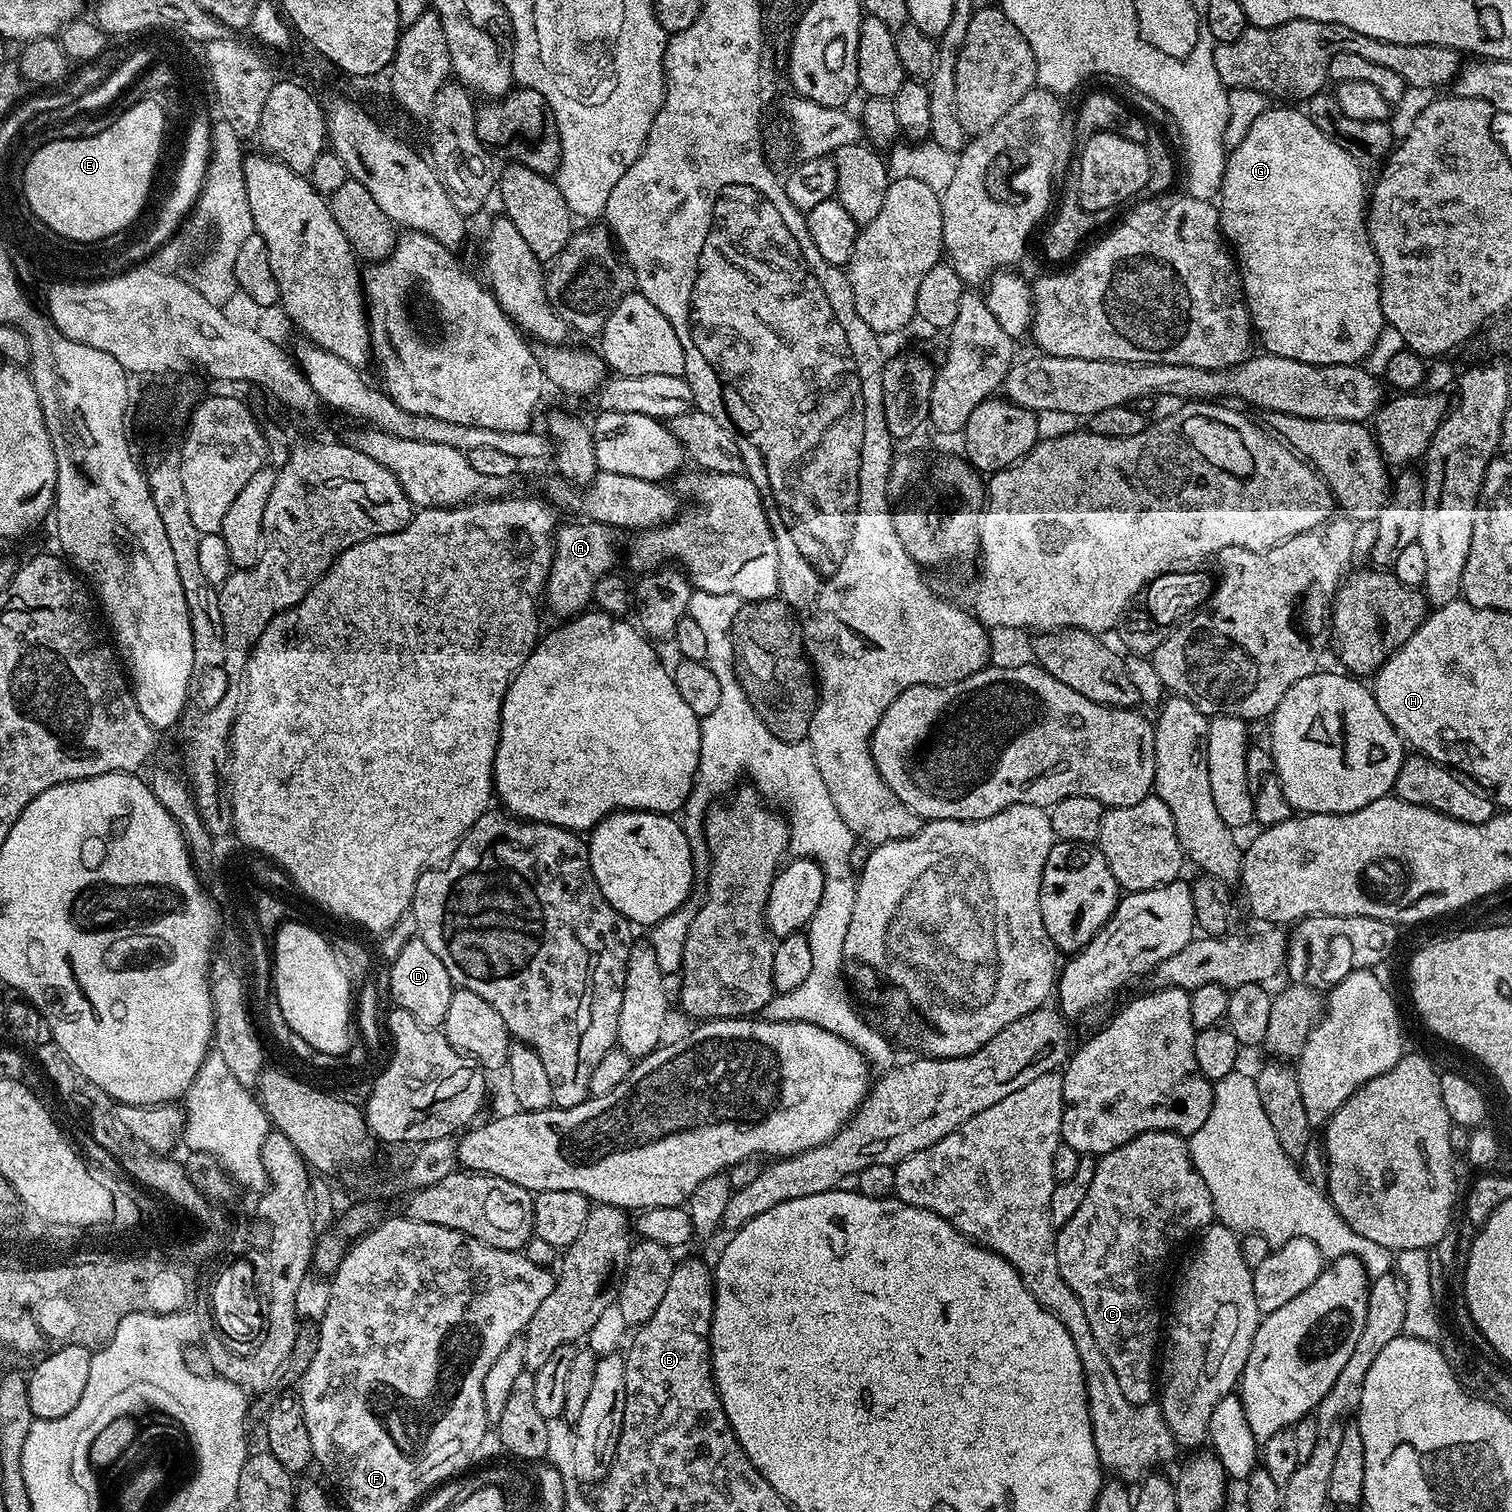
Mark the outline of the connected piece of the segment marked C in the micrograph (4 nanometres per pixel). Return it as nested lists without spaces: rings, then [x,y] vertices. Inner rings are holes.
[[[1139,1132],[1138,1135],[1127,1140],[1122,1146],[1103,1153],[1097,1160],[1100,1161],[1097,1162],[1096,1169],[1092,1172],[1092,1180],[1087,1181],[1088,1189],[1082,1198],[1082,1206],[1078,1206],[1078,1210],[1074,1212],[1074,1218],[1070,1218],[1070,1222],[1063,1225],[1055,1233],[1056,1265],[1066,1282],[1066,1286],[1070,1286],[1070,1290],[1078,1298],[1082,1310],[1086,1312],[1086,1322],[1090,1324],[1090,1334],[1094,1334],[1094,1342],[1098,1344],[1098,1350],[1104,1356],[1107,1371],[1108,1368],[1112,1371],[1113,1377],[1111,1376],[1111,1379],[1114,1381],[1115,1387],[1124,1395],[1128,1406],[1143,1406],[1153,1403],[1154,1400],[1152,1363],[1156,1360],[1156,1316],[1152,1313],[1152,1307],[1155,1306],[1156,1299],[1160,1296],[1160,1284],[1152,1279],[1159,1274],[1164,1259],[1171,1254],[1172,1247],[1179,1240],[1186,1239],[1191,1232],[1197,1231],[1196,1233],[1199,1233],[1205,1226],[1213,1223],[1212,1199],[1206,1182],[1202,1182],[1198,1170],[1192,1165],[1192,1154],[1188,1150],[1188,1140],[1175,1132]]]

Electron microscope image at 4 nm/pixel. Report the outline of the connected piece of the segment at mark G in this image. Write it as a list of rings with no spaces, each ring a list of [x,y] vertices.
[[[1269,106],[1265,112],[1258,114],[1258,118],[1254,118],[1254,126],[1246,130],[1246,138],[1242,138],[1239,146],[1229,151],[1229,164],[1224,167],[1224,181],[1218,197],[1223,231],[1234,248],[1236,243],[1239,267],[1243,271],[1245,268],[1248,272],[1246,303],[1251,313],[1255,335],[1259,339],[1260,336],[1264,339],[1263,351],[1282,358],[1294,358],[1307,364],[1350,364],[1353,361],[1363,361],[1372,351],[1373,342],[1382,329],[1378,322],[1376,325],[1380,308],[1379,302],[1376,301],[1376,284],[1372,284],[1372,280],[1376,280],[1376,264],[1372,264],[1372,252],[1368,252],[1368,244],[1364,244],[1364,232],[1360,232],[1360,199],[1366,195],[1364,176],[1360,173],[1363,171],[1361,165],[1357,164],[1356,157],[1340,143],[1339,139],[1329,136],[1306,113],[1299,112],[1296,108]]]

